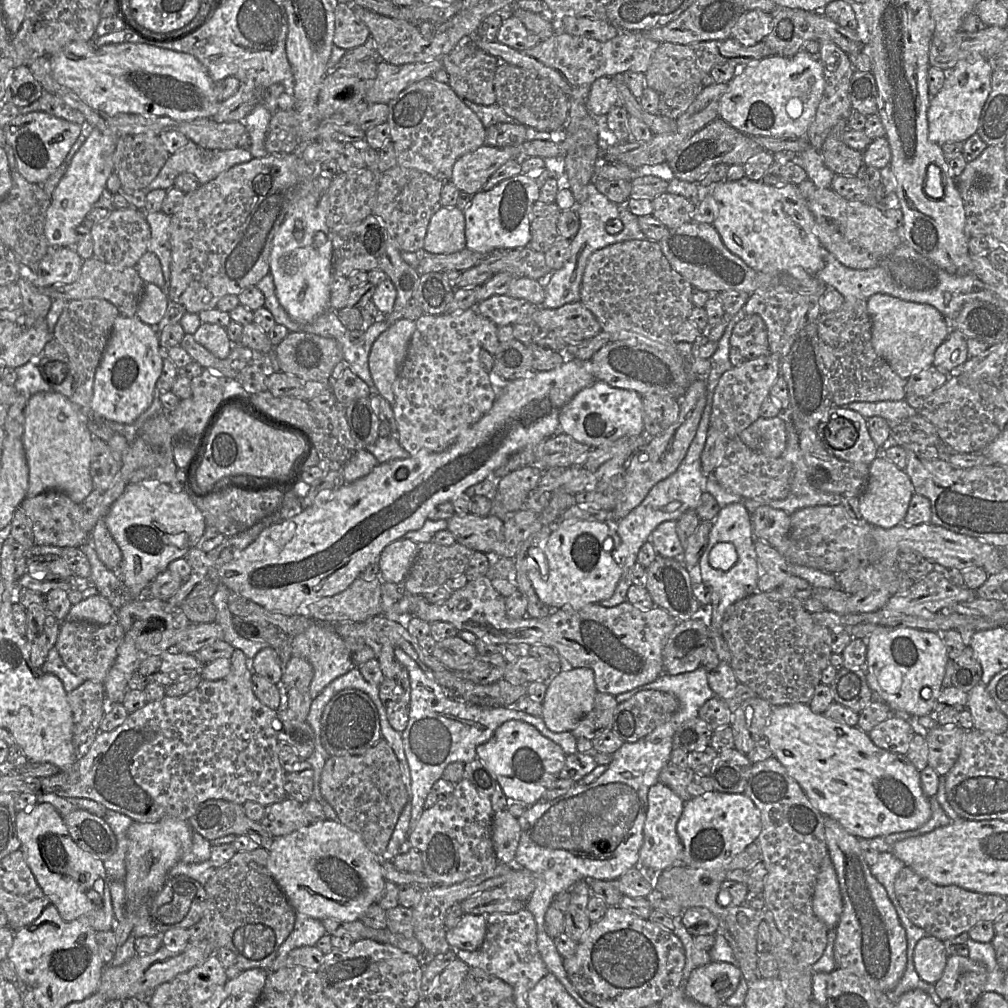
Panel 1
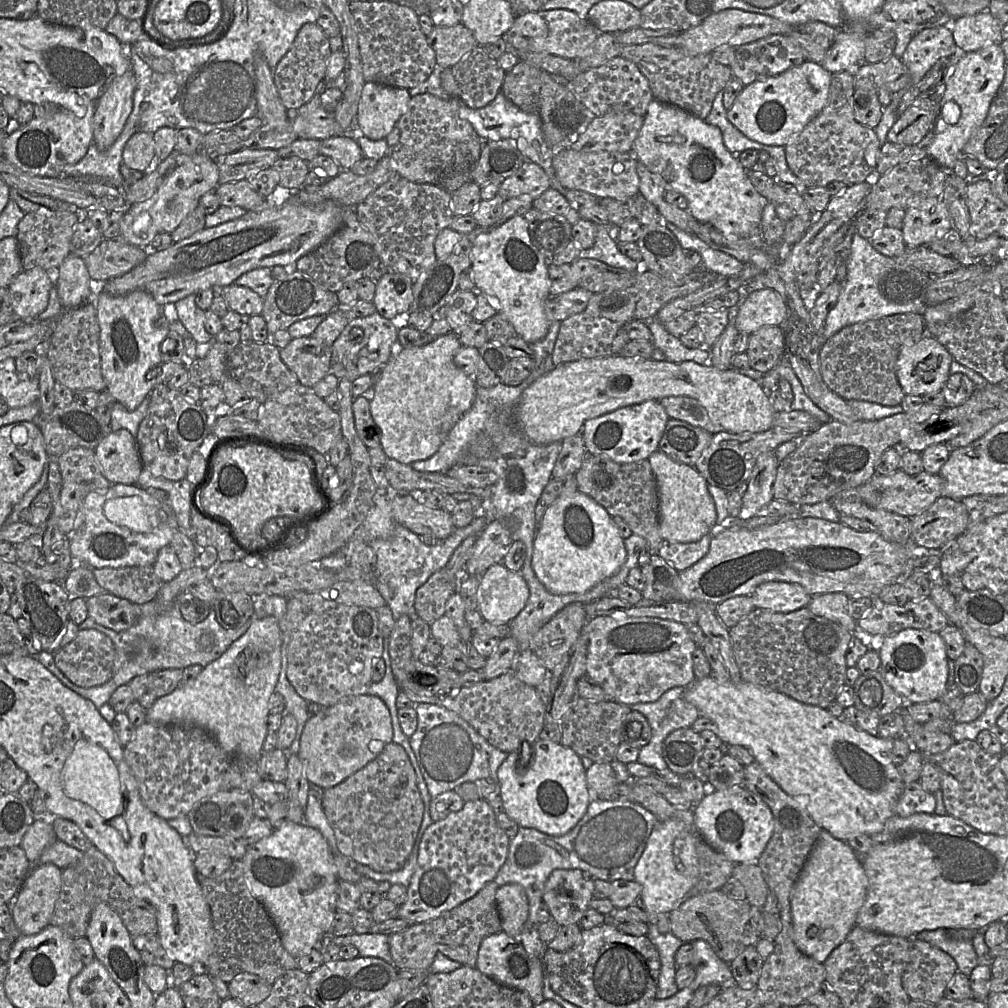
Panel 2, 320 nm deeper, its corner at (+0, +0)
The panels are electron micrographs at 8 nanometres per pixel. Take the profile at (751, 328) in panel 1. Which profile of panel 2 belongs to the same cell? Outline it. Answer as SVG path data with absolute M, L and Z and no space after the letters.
M780 326L762 328L749 336L746 354L750 367L762 373L775 368L785 355L784 332Z

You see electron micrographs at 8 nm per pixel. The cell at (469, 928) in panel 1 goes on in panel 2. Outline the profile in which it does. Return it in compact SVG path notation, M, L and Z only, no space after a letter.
M502 930L482 940L478 950L476 968L502 985L526 992L534 1005L545 1000L543 996L545 969L542 959L529 956L519 938L511 937Z

